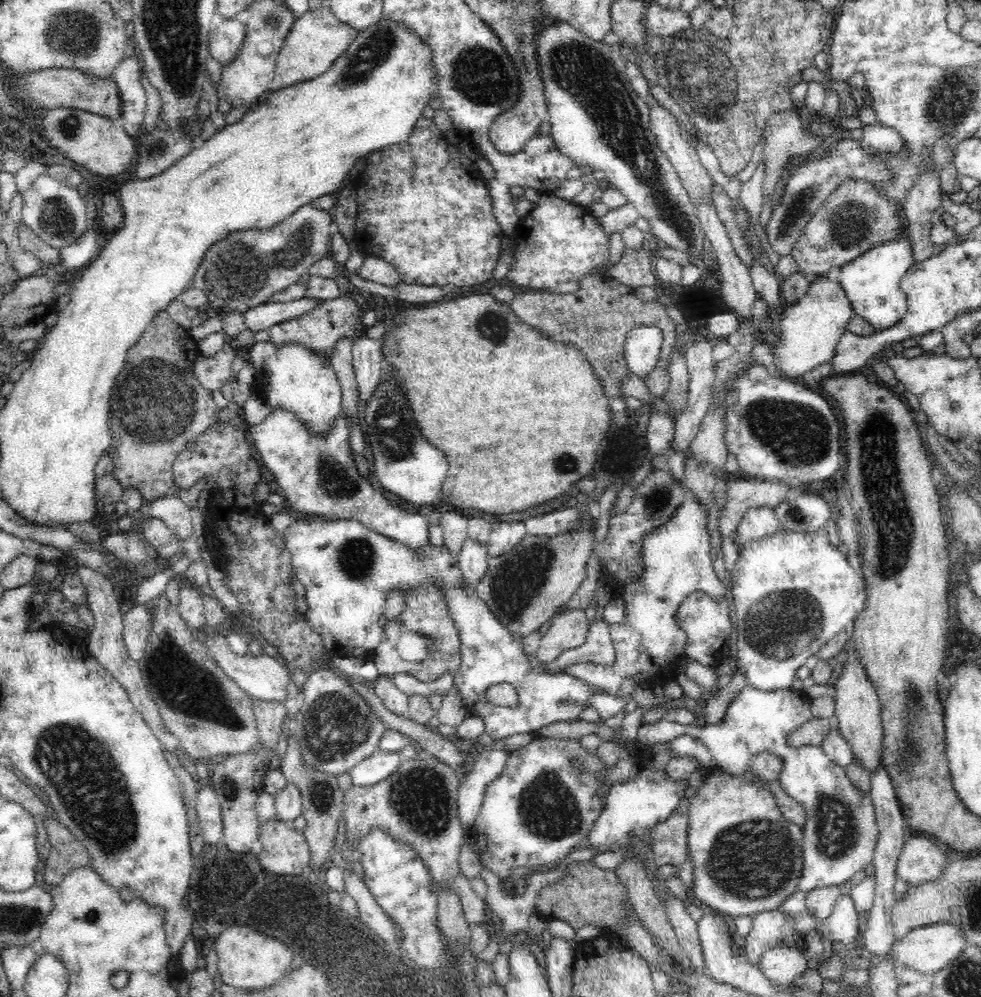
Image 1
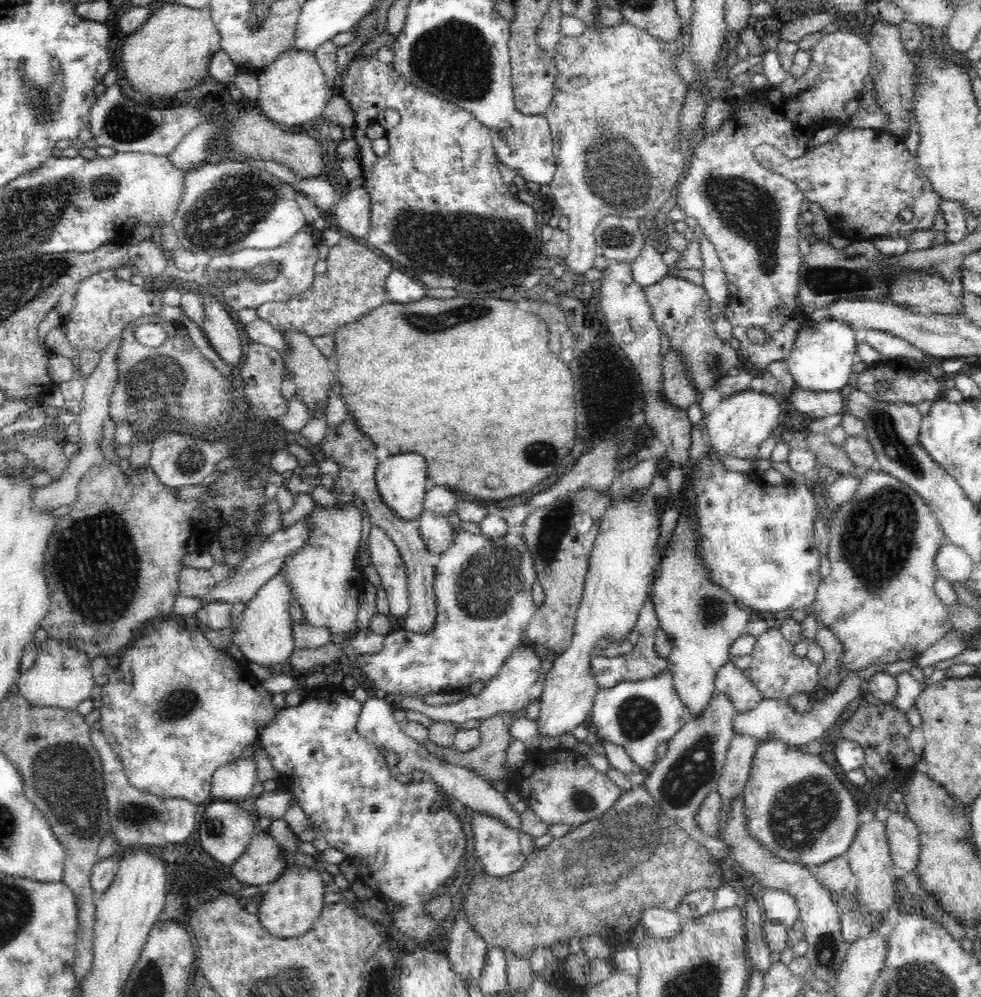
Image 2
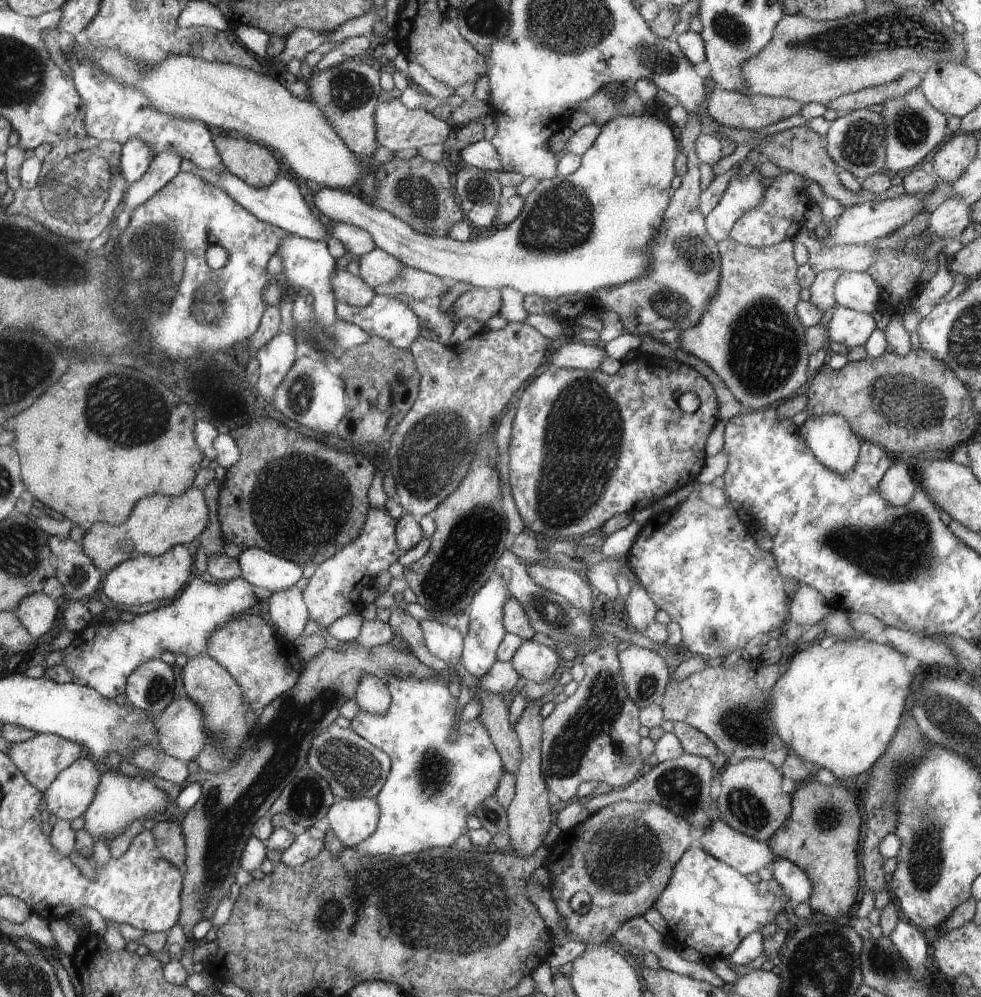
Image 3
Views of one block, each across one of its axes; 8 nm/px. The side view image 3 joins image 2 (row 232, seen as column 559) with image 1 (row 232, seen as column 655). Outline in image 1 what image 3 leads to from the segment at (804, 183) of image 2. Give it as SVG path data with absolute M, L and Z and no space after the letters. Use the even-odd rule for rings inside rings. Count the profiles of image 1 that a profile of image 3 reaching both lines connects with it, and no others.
M848 177L809 218L791 255L801 273L825 275L831 268L844 266L871 248L902 236L906 229L906 223L902 222L906 218L903 214L904 207L899 205L898 199L892 199L874 183Z

